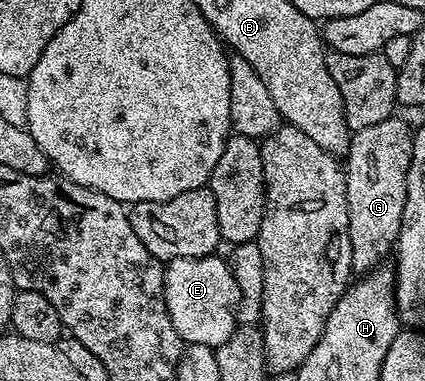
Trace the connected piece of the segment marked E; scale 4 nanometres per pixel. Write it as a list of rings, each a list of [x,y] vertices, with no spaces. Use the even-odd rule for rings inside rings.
[[[219,255],[186,257],[166,262],[163,270],[165,307],[177,335],[187,345],[207,345],[218,349],[237,328],[235,309],[239,306],[237,279],[233,279],[231,266]]]

